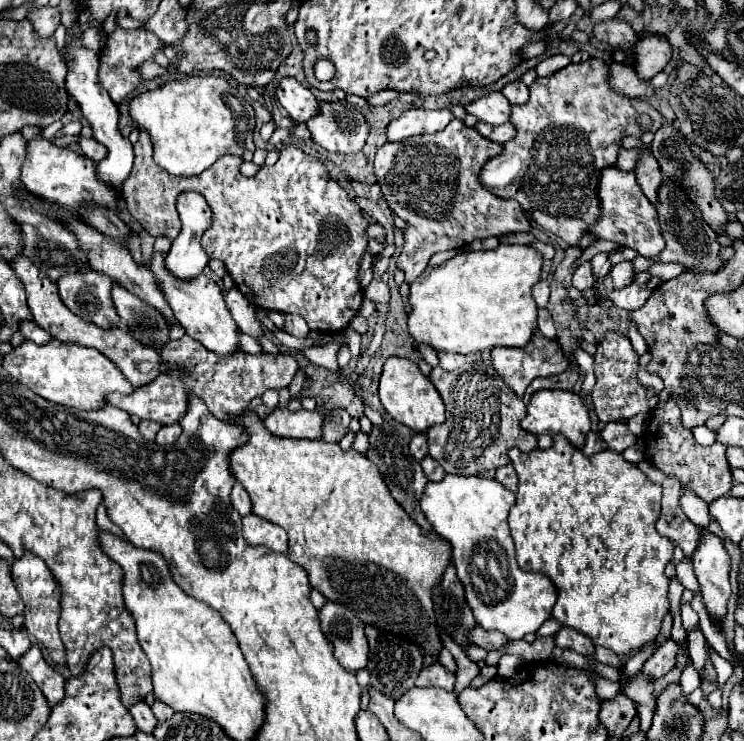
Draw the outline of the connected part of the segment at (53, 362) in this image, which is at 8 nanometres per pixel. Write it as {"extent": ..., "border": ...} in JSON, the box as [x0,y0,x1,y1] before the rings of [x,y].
{"extent":[3,340,133,410],"border":[[[27,340],[19,348],[15,348],[11,354],[3,356],[3,366],[11,378],[25,384],[35,394],[67,408],[99,410],[105,406],[107,394],[133,392],[131,382],[123,378],[121,370],[107,356],[103,356],[95,348],[87,348],[79,344],[63,344],[59,340],[53,340],[47,346],[39,346]]]}

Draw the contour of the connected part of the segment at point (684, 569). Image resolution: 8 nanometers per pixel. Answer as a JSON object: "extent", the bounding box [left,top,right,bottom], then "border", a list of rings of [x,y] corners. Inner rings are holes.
{"extent":[675,558,701,592],"border":[[[683,558],[683,562],[675,568],[675,572],[677,572],[677,580],[679,580],[685,588],[689,588],[691,592],[701,592],[701,590],[699,590],[699,582],[695,582],[695,574],[693,574],[693,570],[691,570],[691,560],[689,560],[689,558]]]}

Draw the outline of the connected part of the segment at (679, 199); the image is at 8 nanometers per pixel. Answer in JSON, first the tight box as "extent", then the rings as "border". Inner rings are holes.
{"extent":[632,182,725,273],"border":[[[663,182],[661,190],[659,190],[659,222],[661,222],[661,230],[663,230],[663,238],[667,242],[665,250],[655,256],[653,259],[645,258],[638,255],[632,260],[635,273],[647,271],[655,262],[675,262],[675,264],[683,264],[685,272],[717,272],[725,266],[725,260],[721,260],[719,256],[719,242],[717,242],[717,234],[707,226],[707,222],[703,222],[703,218],[699,218],[699,210],[695,210],[695,206],[691,202],[687,202],[687,196],[683,194],[683,190],[675,190],[675,186],[671,186],[671,182]]]}

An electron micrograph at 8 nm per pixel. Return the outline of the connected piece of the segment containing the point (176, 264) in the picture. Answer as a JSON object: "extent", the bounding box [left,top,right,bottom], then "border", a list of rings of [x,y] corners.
{"extent":[165,192,211,278],"border":[[[181,192],[177,198],[177,212],[181,218],[181,232],[171,244],[171,250],[165,258],[165,266],[177,278],[195,278],[197,274],[203,272],[203,268],[209,262],[209,258],[201,246],[201,236],[207,230],[207,226],[211,224],[211,208],[199,192]]]}

